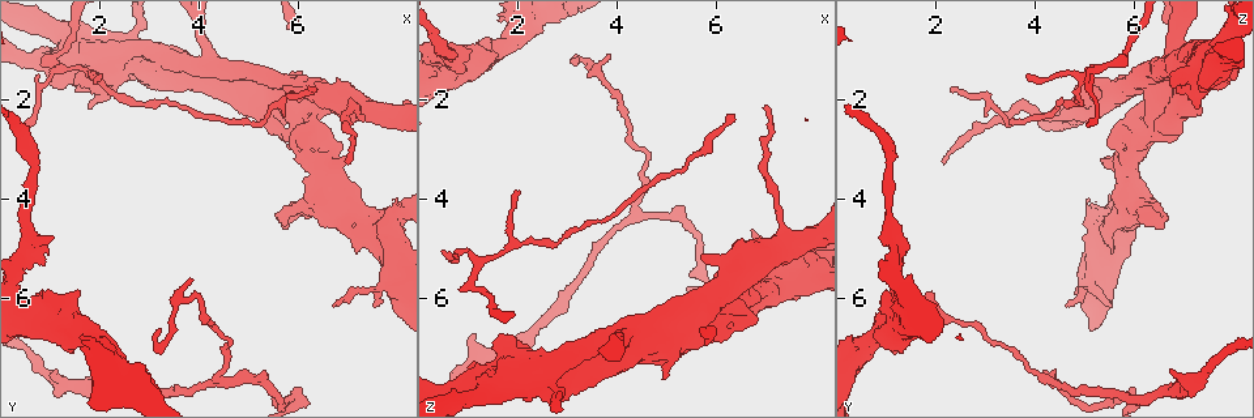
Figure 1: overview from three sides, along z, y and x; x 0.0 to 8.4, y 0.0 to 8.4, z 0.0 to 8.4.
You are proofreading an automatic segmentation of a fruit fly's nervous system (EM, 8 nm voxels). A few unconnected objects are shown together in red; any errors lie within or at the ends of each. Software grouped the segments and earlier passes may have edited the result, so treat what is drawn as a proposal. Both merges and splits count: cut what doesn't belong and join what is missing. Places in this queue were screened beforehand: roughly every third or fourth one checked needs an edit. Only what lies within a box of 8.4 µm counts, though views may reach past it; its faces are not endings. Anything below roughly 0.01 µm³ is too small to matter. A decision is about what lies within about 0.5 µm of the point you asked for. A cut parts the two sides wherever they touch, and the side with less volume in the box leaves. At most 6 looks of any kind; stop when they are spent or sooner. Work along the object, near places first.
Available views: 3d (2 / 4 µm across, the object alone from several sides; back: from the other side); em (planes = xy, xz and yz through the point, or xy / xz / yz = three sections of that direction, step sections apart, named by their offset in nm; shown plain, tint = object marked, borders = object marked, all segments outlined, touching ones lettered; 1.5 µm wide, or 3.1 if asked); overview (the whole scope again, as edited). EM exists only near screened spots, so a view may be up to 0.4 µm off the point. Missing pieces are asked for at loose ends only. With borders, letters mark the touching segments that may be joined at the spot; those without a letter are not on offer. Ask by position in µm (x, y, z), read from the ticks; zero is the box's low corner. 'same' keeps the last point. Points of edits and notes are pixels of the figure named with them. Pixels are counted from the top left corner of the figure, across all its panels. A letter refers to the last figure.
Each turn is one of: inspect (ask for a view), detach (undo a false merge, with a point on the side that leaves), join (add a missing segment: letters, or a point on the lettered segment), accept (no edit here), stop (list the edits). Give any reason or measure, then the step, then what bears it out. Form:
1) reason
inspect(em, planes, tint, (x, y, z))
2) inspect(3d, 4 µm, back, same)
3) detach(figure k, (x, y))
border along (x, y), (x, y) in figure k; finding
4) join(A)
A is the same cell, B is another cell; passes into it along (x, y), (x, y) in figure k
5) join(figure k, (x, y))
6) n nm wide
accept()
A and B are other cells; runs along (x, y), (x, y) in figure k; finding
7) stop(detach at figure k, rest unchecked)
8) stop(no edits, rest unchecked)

arms part here
inspect(em, planes, borders, (1.25, 1.35, 5.25))

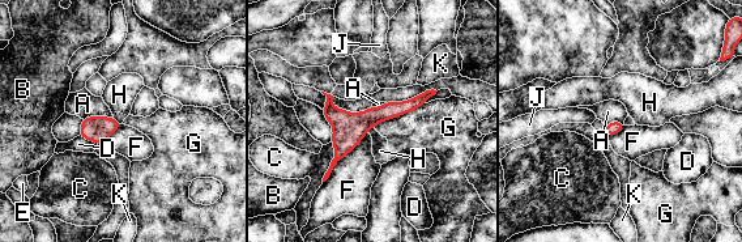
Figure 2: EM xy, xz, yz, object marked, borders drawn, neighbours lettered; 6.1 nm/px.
F touches over 420 nm
accept()
A, B, C, D, E, F, G, H, J and K are other cells; all the same cell

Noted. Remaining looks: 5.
calibre changes
inspect(3d, 4 µm, (0.90, 7.50, 7.40))

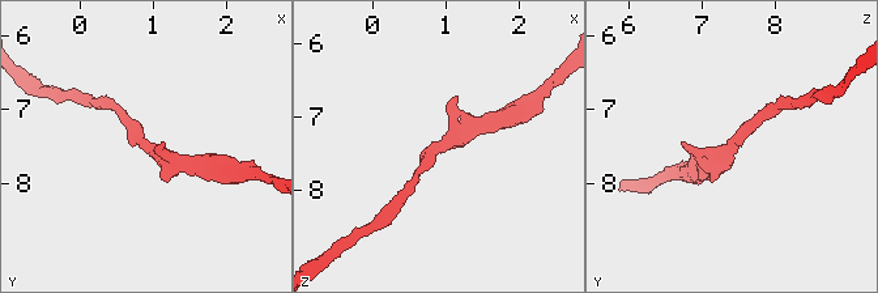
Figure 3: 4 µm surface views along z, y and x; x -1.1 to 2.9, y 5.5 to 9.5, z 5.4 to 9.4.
inspect(em, yz, step 4, borders, (0.90, 7.50, 7.40))

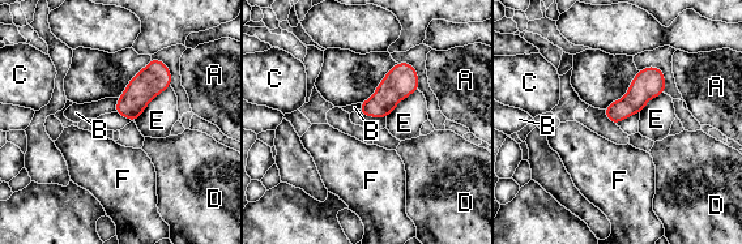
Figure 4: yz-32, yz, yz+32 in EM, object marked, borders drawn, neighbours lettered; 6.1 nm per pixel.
accept()
A, B, C, D, E and F are other cells; continuous, no second cell

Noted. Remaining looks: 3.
sudden change in width
inspect(3d, 4 µm, (1.35, 6.10, 1.10))

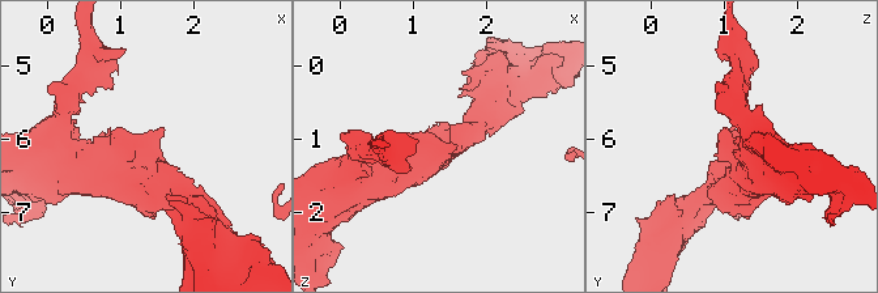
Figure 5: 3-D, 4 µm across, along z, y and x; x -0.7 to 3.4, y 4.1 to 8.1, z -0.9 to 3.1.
inspect(em, planes, tint, (1.30, 6.05, 1.10))

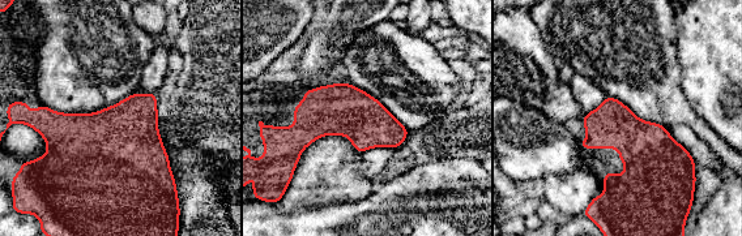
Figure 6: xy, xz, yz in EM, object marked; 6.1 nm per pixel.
what lies round it
inspect(em, planes, borders, same)

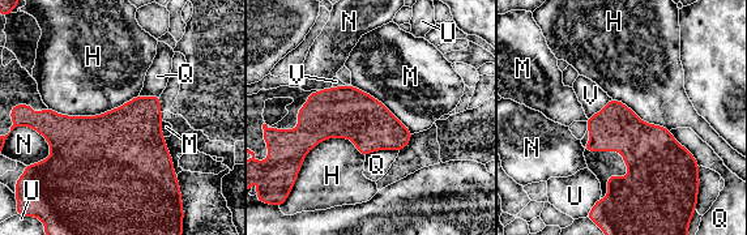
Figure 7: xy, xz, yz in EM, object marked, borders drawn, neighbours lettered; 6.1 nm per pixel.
280 nm wide
accept()
H, M, N, Q, U and V are other cells; all the same cell

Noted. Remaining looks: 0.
stop(no edits, rest unchecked)

